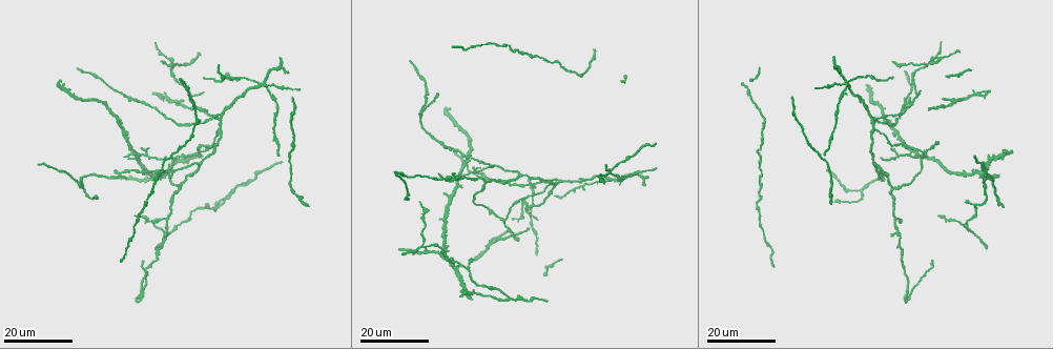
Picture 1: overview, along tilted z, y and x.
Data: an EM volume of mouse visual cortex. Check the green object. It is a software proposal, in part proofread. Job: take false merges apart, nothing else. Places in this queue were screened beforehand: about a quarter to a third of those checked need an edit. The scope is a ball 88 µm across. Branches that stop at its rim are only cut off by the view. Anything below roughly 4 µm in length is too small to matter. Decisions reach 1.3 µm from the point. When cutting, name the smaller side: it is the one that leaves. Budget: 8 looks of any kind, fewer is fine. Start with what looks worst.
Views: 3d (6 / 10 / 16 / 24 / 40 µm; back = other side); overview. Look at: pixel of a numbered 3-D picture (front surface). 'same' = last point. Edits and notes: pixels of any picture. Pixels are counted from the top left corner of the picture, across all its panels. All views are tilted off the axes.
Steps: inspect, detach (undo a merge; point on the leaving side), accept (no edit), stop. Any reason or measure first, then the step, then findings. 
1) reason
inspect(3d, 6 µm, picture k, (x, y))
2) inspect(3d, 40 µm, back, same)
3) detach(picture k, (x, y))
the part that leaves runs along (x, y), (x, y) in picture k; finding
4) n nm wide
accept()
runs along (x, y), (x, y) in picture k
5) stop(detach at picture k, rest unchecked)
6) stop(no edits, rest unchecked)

a fork
inspect(3d, 16 µm, picture 1, (551, 186))

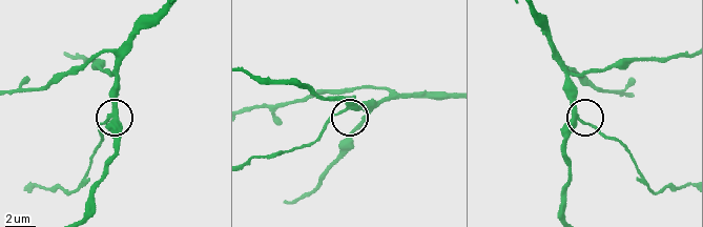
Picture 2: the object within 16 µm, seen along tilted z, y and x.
inspect(3d, 6 µm, picture 2, (580, 121))

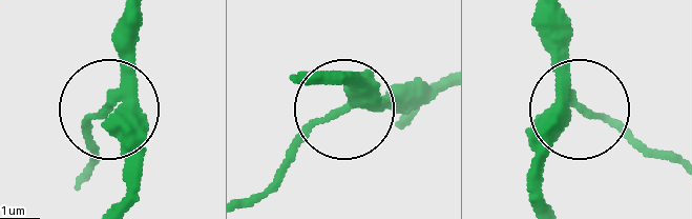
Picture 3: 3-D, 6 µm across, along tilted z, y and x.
210 nm wide
detach(picture 3, (90, 121))
two neurons meet here

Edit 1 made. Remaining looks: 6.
three-way junction
inspect(3d, 24 µm, picture 1, (559, 179))

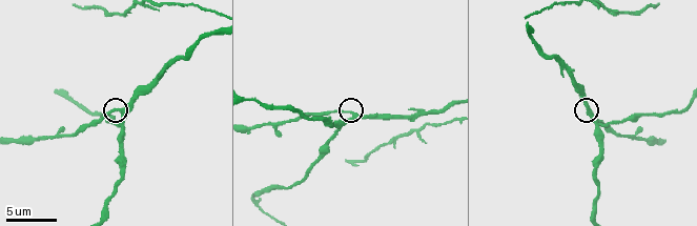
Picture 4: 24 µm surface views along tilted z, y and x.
closer look
inspect(3d, 6 µm, picture 4, (119, 107))

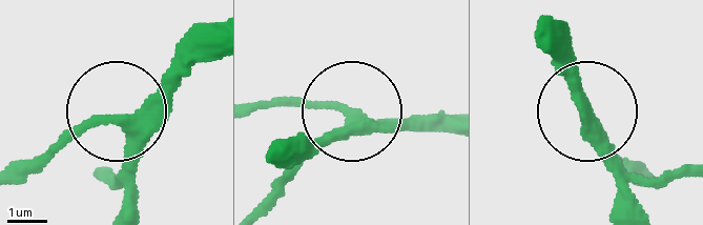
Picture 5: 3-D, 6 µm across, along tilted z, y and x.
250 nm wide
accept()
runs along (128, 209), (112, 121), (78, 124), (37, 159) in picture 5; one neuron here

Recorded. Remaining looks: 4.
arms part here
inspect(3d, 16 µm, picture 1, (907, 102))

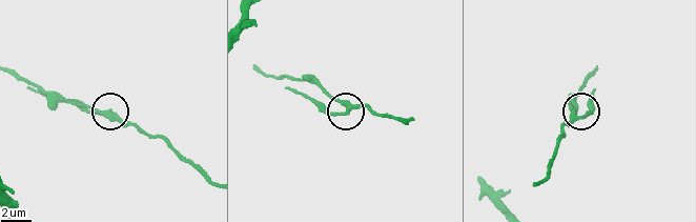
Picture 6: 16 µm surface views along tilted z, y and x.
inspect(3d, 10 µm, picture 6, (112, 115))

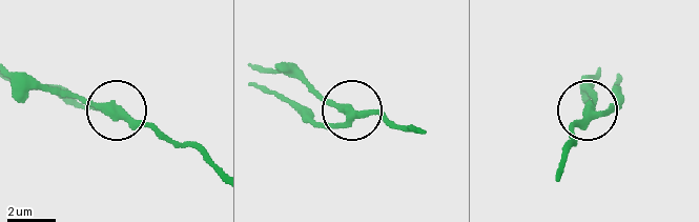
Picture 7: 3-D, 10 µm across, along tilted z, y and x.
300 nm wide
accept()
runs along (211, 166), (188, 145), (134, 123), (117, 109), (68, 102) in picture 7; one neuron here

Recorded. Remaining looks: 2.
looks like a crossing
inspect(3d, 24 µm, picture 1, (848, 84))

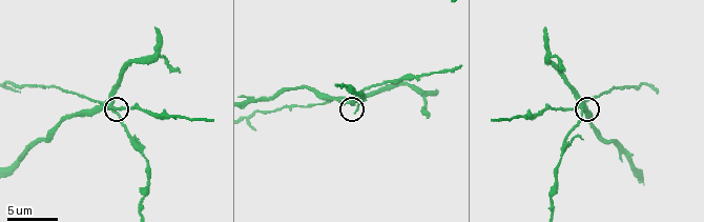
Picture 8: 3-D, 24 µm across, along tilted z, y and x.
zoom in
inspect(3d, 10 µm, picture 8, (109, 106))

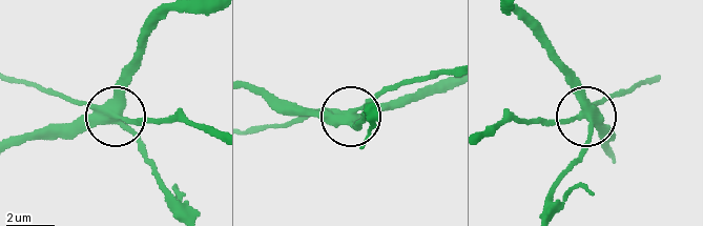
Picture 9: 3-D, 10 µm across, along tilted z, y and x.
4 arms
detach(picture 9, (70, 102))
the part that leaves runs along (103, 109), (16, 81) in picture 9; a second neuron is stuck on

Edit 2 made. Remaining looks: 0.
stop(detach at picture 3, detach at picture 9, rest unchecked)

